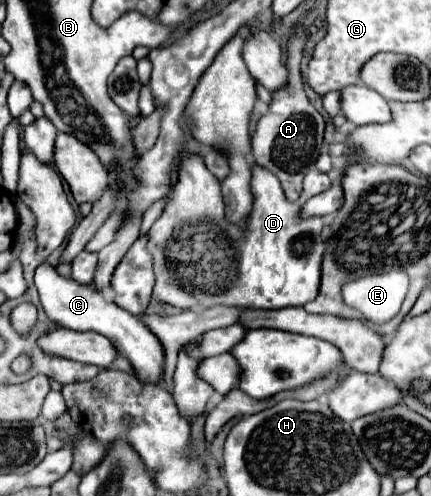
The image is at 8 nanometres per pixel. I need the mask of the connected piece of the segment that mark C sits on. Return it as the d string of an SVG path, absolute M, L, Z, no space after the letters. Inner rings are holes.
M46 261L38 265L34 273L34 283L38 287L40 303L46 311L46 315L74 331L94 331L104 337L108 337L118 353L126 357L134 369L140 381L144 383L158 383L162 379L164 371L164 349L158 341L158 337L132 313L120 309L116 303L106 301L104 295L98 289L92 289L92 285L80 285L68 277L62 277L56 267L48 265Z

